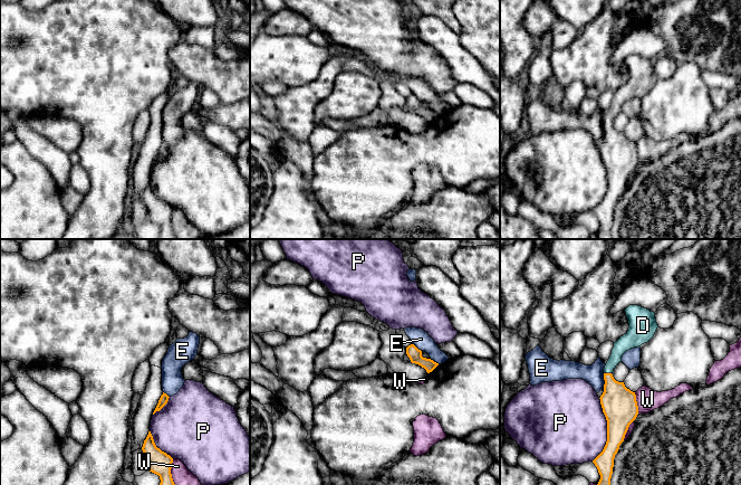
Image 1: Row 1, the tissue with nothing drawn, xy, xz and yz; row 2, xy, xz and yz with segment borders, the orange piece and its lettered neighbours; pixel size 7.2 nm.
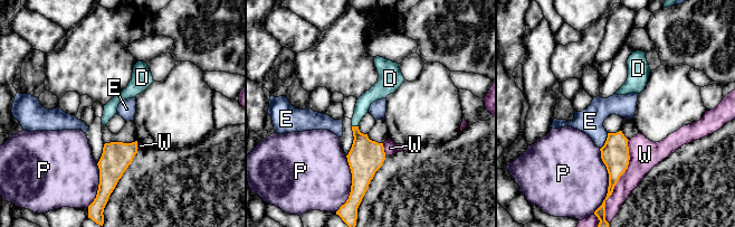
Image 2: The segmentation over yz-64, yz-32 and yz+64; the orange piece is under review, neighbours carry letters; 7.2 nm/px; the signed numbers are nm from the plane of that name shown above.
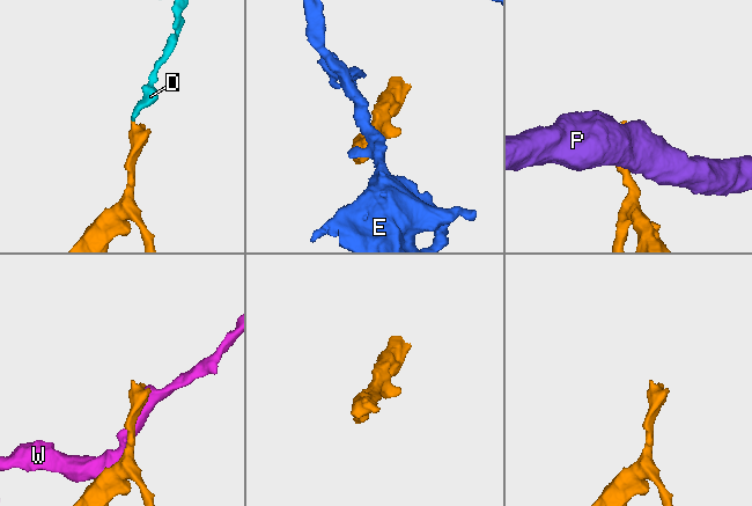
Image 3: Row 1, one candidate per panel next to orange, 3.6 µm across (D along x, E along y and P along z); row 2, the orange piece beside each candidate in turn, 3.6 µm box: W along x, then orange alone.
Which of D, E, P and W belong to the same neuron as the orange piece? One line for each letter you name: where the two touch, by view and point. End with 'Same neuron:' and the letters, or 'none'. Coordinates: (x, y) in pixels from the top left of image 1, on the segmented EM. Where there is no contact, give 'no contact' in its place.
D: meets orange in yz at (608, 373)
Same neuron: D

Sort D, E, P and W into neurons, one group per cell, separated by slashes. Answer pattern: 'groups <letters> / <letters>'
groups D / E / P / W

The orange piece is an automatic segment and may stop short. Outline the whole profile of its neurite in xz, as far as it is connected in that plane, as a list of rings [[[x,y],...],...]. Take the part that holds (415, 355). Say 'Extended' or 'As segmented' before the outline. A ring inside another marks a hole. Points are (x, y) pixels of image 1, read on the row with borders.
As segmented. [[[414,344],[406,348],[406,354],[412,363],[421,365],[426,370],[427,373],[432,372],[439,365],[439,363],[434,362],[433,360],[423,358],[422,351],[418,350]]]

